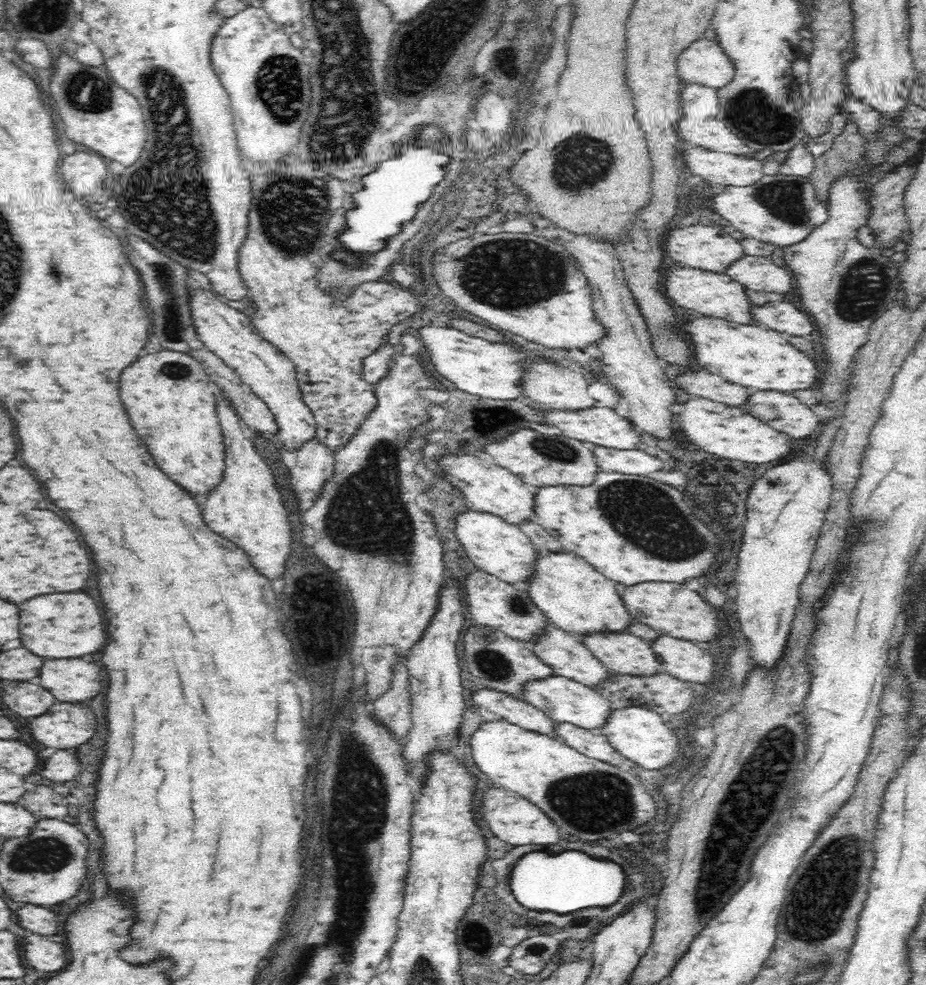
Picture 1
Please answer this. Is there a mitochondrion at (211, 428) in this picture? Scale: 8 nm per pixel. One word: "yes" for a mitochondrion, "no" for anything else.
no

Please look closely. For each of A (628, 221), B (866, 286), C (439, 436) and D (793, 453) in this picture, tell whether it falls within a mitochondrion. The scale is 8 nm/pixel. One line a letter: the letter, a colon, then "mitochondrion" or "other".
A: other
B: mitochondrion
C: other
D: other

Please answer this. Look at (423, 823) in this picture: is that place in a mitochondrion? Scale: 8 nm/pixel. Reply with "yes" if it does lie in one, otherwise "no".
no

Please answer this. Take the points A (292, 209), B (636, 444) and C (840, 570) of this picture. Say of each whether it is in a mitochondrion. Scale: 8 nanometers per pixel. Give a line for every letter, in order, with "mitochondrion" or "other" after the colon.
A: mitochondrion
B: other
C: other

